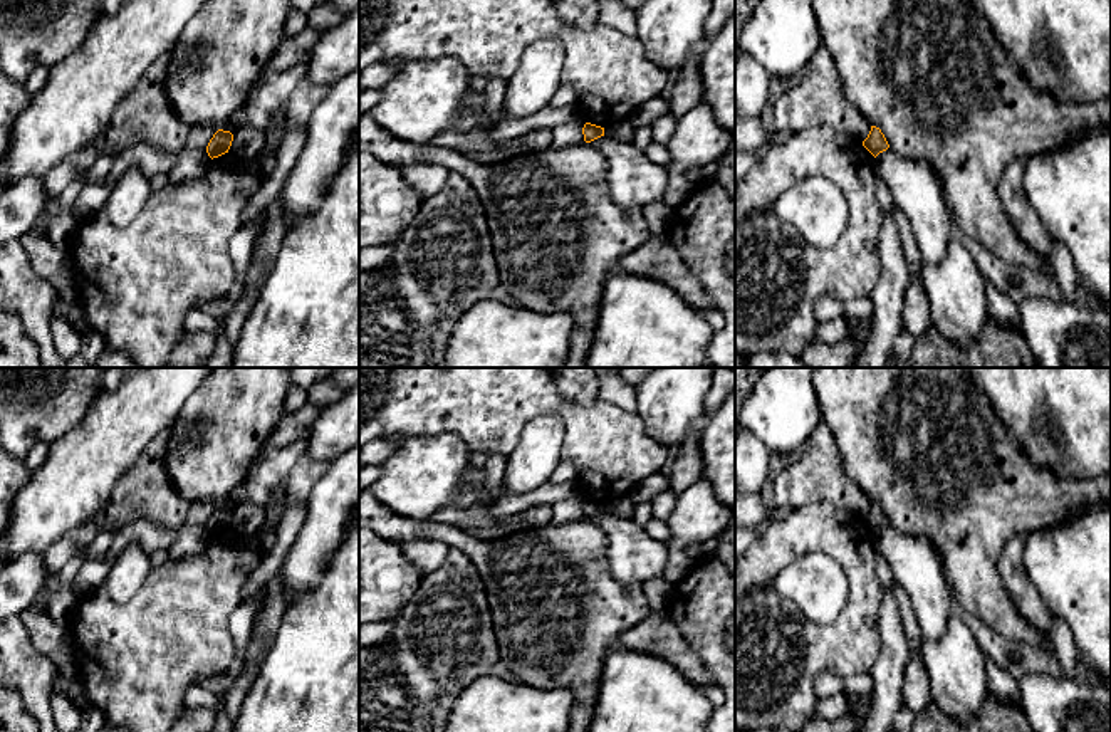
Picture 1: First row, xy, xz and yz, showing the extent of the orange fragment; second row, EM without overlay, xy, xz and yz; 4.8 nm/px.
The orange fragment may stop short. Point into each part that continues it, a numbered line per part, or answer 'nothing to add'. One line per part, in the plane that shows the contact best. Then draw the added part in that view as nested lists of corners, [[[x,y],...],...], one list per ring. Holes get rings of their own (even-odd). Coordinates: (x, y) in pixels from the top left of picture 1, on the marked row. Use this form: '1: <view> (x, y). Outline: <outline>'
nothing to add

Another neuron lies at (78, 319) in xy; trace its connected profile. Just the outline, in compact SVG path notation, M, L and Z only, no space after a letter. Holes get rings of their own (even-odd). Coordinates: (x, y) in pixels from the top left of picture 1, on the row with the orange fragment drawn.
M76 301L69 306L69 324L81 334L86 331L92 331L87 317L86 317L84 307L81 306L79 301Z

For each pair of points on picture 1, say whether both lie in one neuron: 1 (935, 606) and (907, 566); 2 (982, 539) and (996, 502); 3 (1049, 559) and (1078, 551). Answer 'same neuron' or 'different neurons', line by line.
1: same neuron
2: same neuron
3: same neuron

